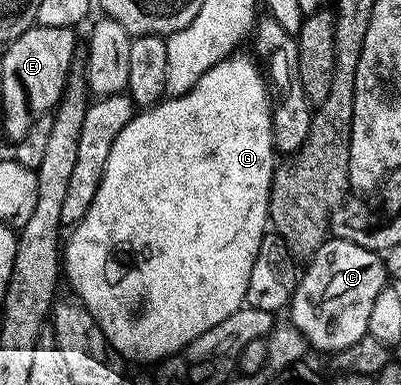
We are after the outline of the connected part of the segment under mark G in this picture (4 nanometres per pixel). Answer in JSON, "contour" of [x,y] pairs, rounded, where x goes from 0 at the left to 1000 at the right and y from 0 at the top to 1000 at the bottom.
{"contour":[[[594,132],[539,164],[539,174],[521,179],[459,247],[406,257],[362,288],[337,291],[309,340],[289,351],[289,371],[279,371],[279,392],[269,392],[269,423],[249,465],[239,517],[229,517],[219,558],[209,558],[209,569],[200,569],[200,579],[172,597],[175,618],[172,605],[162,618],[160,730],[162,738],[165,730],[175,738],[177,756],[187,761],[177,764],[239,829],[274,899],[317,940],[401,943],[431,917],[451,912],[469,891],[479,891],[479,881],[509,870],[509,860],[539,849],[539,839],[559,839],[569,818],[606,800],[623,743],[628,683],[638,683],[638,652],[648,652],[648,631],[668,603],[673,488],[688,436],[681,317],[673,234],[656,182],[631,145],[611,148],[603,132]]]}

